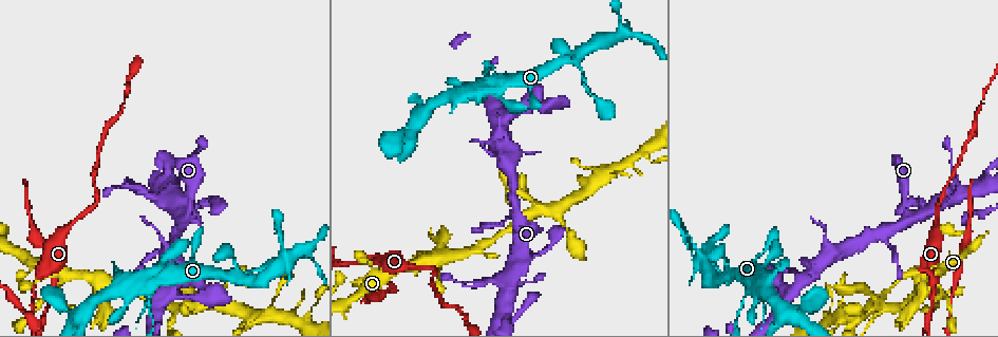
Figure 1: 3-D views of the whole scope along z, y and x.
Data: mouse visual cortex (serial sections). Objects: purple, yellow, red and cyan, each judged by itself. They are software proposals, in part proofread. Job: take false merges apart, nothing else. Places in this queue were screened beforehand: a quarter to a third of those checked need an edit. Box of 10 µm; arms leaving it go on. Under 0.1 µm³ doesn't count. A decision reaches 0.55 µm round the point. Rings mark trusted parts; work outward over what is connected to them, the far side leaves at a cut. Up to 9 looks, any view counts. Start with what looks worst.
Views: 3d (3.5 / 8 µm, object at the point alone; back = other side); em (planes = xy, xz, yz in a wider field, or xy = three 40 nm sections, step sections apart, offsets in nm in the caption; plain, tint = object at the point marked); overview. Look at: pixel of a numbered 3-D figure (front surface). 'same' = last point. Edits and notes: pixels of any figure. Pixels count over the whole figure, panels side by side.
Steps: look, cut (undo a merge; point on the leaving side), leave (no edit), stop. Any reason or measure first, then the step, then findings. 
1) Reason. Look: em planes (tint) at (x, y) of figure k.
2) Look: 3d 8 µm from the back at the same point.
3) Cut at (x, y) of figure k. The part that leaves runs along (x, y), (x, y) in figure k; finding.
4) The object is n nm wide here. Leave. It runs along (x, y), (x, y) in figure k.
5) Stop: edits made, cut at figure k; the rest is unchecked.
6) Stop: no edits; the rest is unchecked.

Abrupt turn. Look: em xy step 3 (tint) at (30, 315) of figure 1.

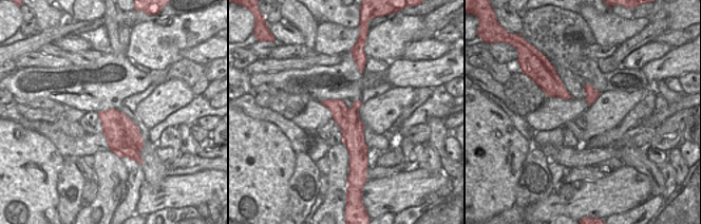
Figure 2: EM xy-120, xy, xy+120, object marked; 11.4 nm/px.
Wider look. Look: 3d 3.5 µm at the same point.

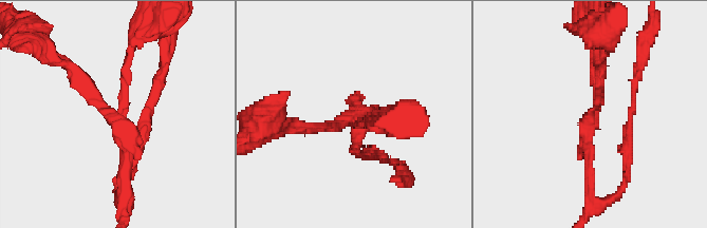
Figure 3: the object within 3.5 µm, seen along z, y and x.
Cut at (87, 86) of figure 3. The part that leaves runs along (115, 116), (47, 52), (43, 41) in figure 3; two cells meet here.

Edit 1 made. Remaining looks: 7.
See it whole again. Look: overview.

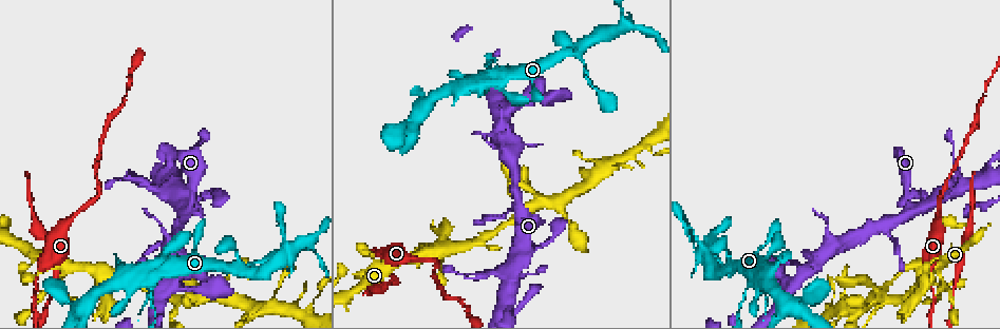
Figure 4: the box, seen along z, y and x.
Small branch off a trunk. Look: 3d 3.5 µm from the back at (179, 306) of figure 4.

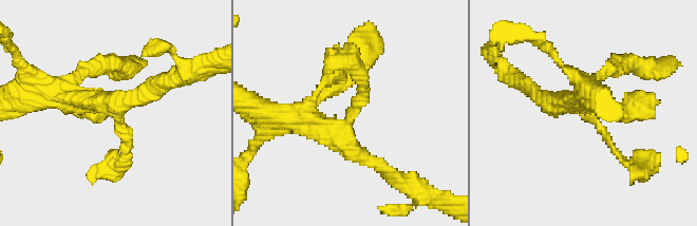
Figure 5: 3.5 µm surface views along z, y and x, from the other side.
Now the EM. Look: em xy step 5 (tint) at (352, 114) of figure 5.

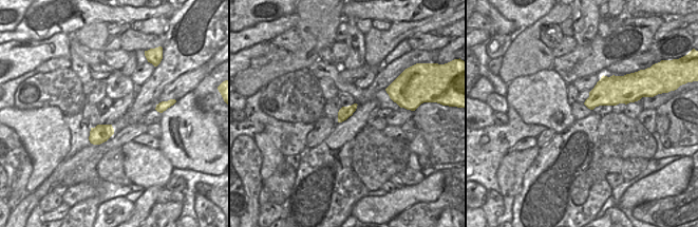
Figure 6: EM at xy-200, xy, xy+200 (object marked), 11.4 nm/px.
The arms are 100, 200, 350 nm wide. Leave. It runs along (541, 100), (579, 107), (624, 158) in figure 5; all the same cell.

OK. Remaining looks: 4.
Thin arm on a thick one. Look: 3d 3.5 µm at (830, 306) of figure 4.

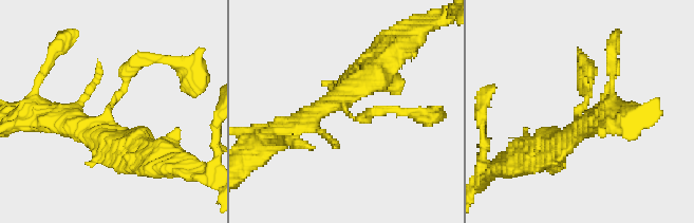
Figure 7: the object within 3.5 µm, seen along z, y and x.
Look: em xy step 1 (tint) at (106, 112) of figure 7.

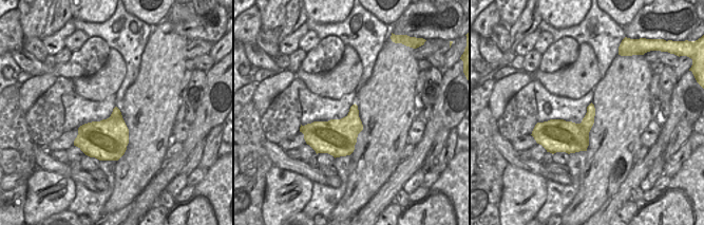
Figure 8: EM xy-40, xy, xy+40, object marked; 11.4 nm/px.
The object is 340 nm wide here. Leave. It runs along (48, 115), (99, 122), (142, 60) in figure 7; one cell here.

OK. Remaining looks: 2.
Small branch off a trunk. Look: 3d 3.5 µm at (152, 277) of figure 4.

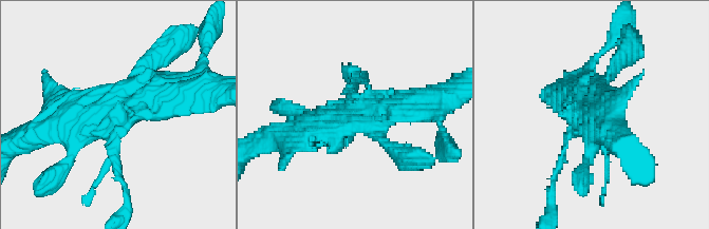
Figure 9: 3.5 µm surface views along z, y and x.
Look: em planes (tint) at (118, 116) of figure 9.

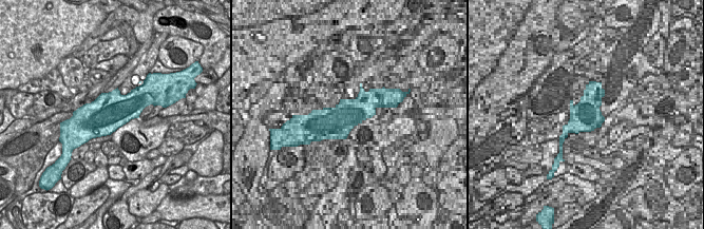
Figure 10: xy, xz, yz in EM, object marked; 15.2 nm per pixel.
Leave. It runs along (183, 91), (118, 117), (54, 127) in figure 9; all the same cell.

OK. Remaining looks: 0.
Stop: edits made, cut at figure 3; the rest is unchecked.

